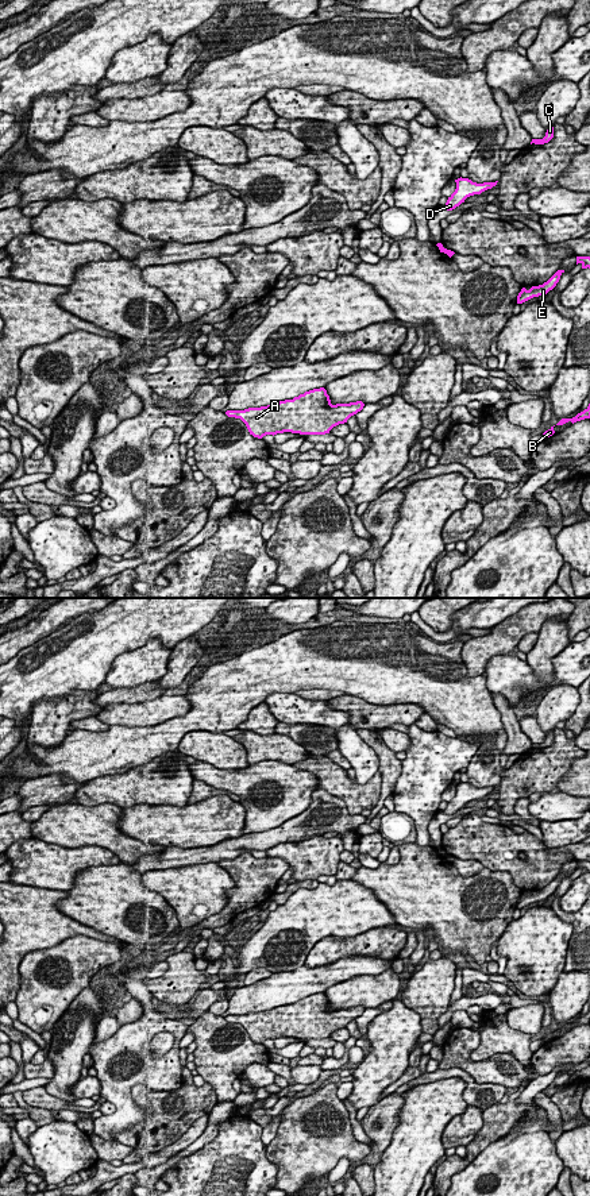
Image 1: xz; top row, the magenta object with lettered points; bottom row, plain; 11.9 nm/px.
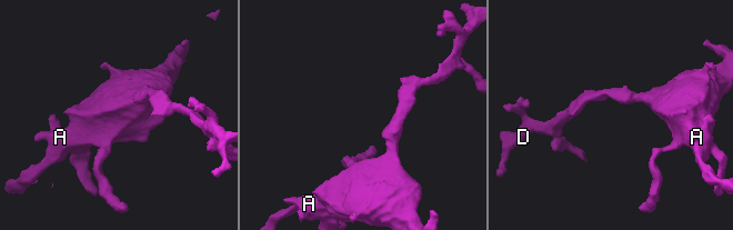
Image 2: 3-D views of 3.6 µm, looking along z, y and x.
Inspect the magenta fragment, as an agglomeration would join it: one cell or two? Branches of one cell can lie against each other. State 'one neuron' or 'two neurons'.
two neurons

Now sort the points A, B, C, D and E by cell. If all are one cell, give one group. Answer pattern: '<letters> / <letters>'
A B C D / E

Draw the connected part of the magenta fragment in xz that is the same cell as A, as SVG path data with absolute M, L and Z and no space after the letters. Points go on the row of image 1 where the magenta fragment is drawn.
M324 387L313 389L273 405L227 410L228 417L240 418L250 435L262 439L266 435L284 432L300 435L325 435L360 412L362 401L332 405Z

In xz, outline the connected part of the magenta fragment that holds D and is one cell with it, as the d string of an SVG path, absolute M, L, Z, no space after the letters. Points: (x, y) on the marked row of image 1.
M458 178L455 180L456 182L456 189L455 192L448 197L444 208L447 211L452 211L456 207L459 207L462 202L464 202L464 200L470 196L474 194L481 194L482 192L491 189L493 186L497 185L498 181L495 182L483 182L483 184L477 184L473 182L468 178Z

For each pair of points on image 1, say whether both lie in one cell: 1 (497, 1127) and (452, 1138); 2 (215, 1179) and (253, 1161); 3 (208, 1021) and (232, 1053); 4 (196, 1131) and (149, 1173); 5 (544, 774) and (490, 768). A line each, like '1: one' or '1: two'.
1: two
2: one
3: one
4: two
5: two

